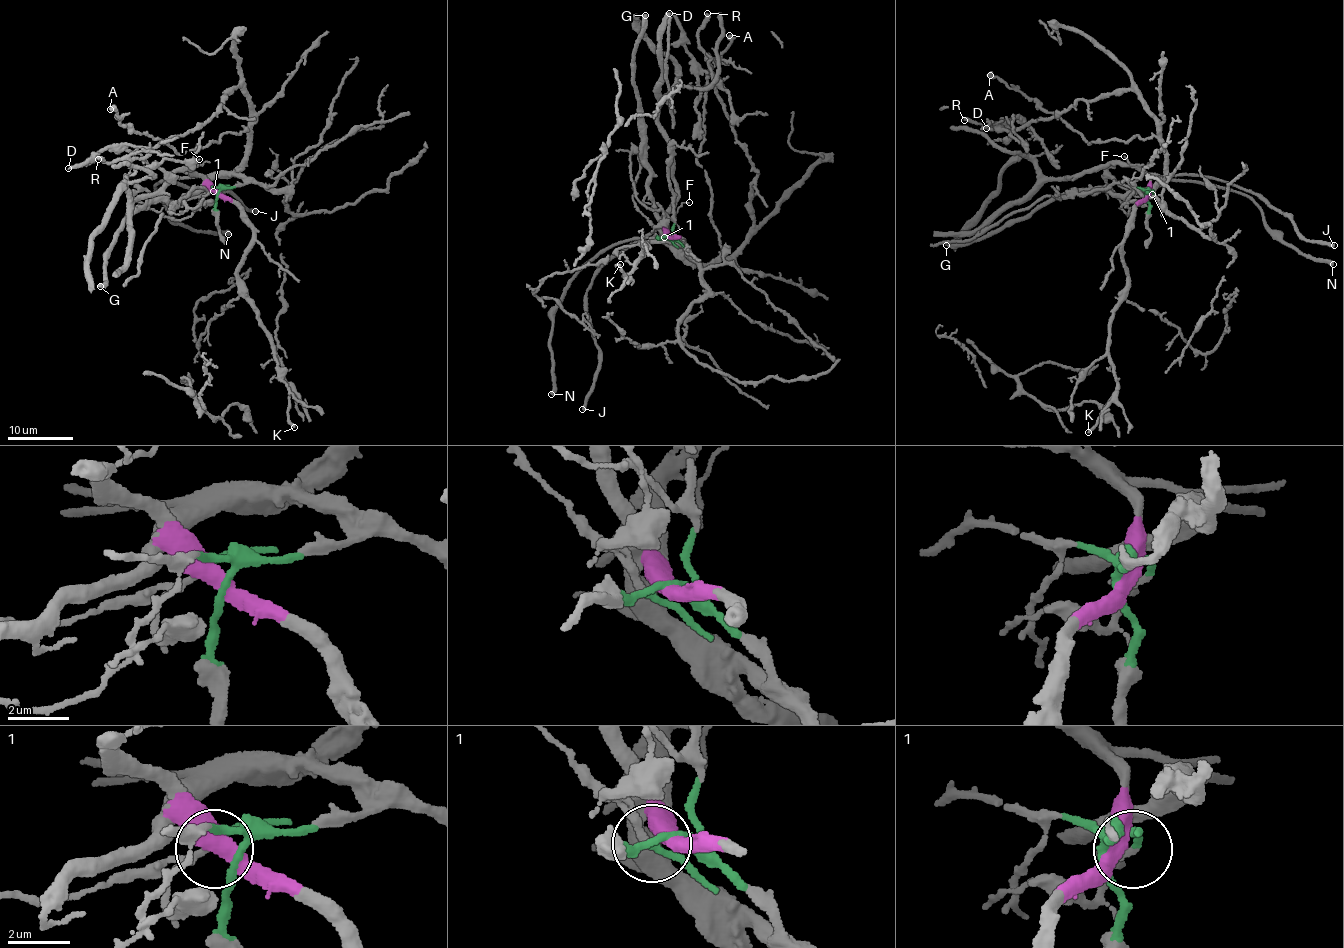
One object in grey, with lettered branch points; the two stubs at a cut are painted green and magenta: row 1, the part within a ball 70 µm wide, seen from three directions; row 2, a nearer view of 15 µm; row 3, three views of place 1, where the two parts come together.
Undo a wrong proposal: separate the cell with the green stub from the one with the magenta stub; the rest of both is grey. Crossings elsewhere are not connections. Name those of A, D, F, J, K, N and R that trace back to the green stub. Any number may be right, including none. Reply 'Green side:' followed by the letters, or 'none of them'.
Green side: A, D, N, R

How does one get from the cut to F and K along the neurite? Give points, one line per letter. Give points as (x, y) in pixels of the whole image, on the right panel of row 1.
F: (1147, 196), (1150, 187), (1148, 176), (1123, 156)
K: (1147, 196), (1139, 199), (1125, 235), (1128, 287), (1109, 331), (1116, 388), (1088, 432)

